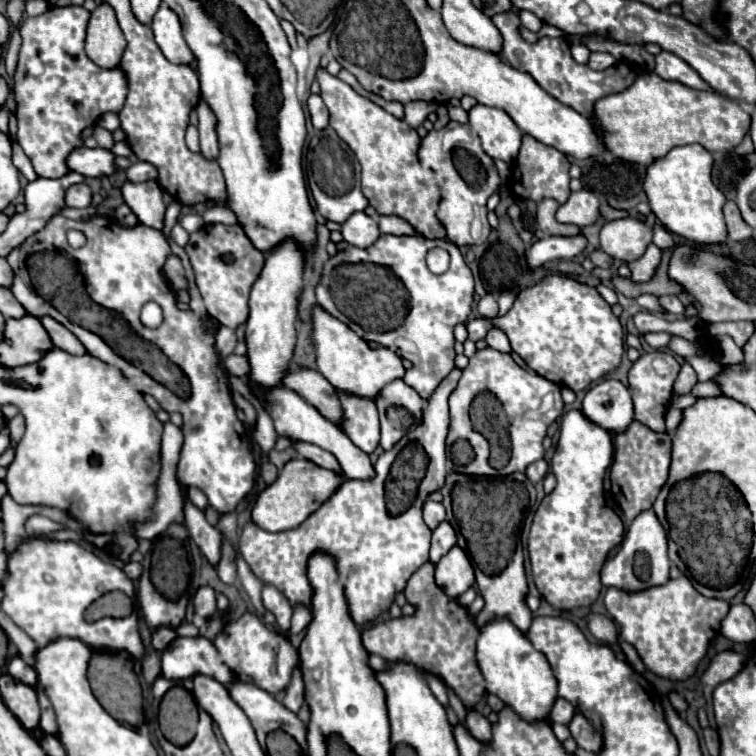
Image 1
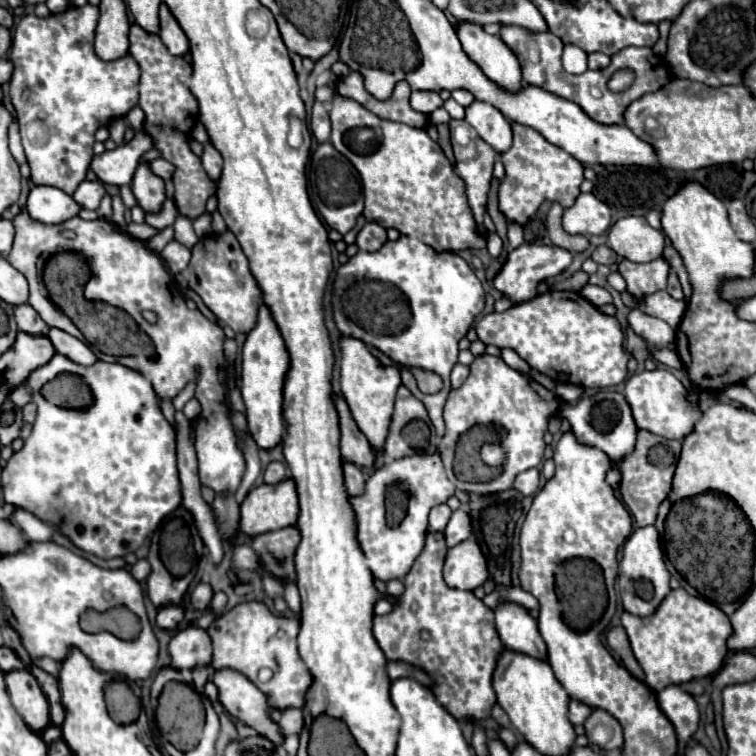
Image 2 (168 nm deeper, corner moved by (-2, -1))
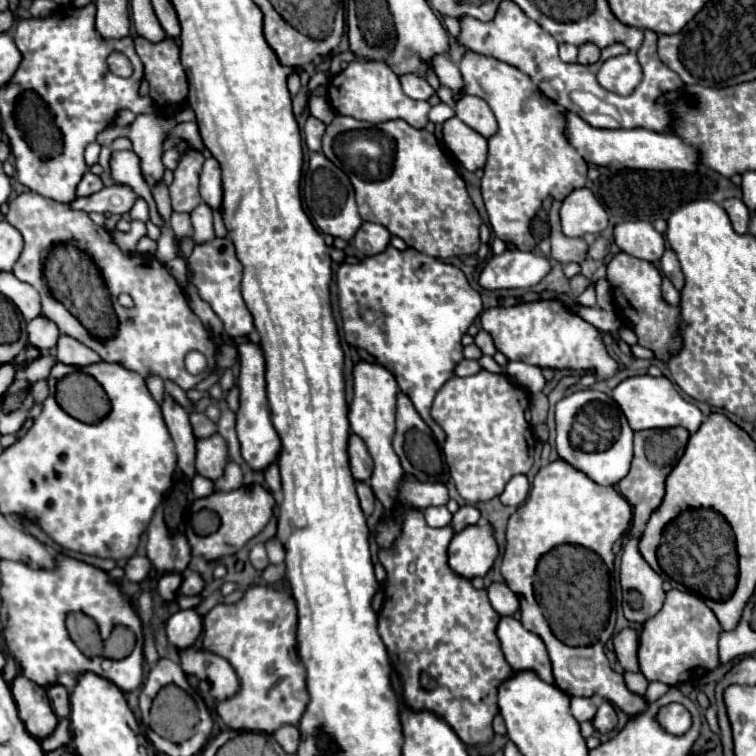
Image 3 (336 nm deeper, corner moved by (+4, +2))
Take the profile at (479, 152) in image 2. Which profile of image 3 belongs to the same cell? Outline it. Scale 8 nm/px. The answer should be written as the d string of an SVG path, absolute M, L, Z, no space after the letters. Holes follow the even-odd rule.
M457 116L443 124L443 142L467 170L479 170L487 162L487 140Z

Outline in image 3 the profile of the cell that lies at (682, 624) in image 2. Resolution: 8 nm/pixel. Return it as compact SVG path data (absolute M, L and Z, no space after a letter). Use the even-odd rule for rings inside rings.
M669 590L663 608L653 618L641 624L639 632L639 670L653 682L659 680L667 686L679 686L701 678L719 666L717 640L721 624L713 610L697 596L681 590Z

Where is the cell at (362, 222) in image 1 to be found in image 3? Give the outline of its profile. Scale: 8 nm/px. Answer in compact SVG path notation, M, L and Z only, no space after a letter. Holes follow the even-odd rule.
M363 222L363 226L353 236L353 246L365 256L375 256L381 250L385 250L385 246L389 244L389 238L391 238L391 234L385 226L373 224L373 222Z

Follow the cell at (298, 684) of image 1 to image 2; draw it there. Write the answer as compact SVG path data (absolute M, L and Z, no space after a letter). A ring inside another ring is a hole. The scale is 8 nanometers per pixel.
M285 709L279 719L279 729L283 737L297 735L303 729L303 711L301 709Z

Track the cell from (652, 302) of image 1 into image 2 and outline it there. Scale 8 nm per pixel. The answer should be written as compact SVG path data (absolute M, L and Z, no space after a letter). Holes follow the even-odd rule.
M657 291L657 293L641 299L639 309L647 315L653 315L653 317L659 317L659 319L667 321L673 329L677 329L683 313L687 309L687 303L673 299L667 291Z

